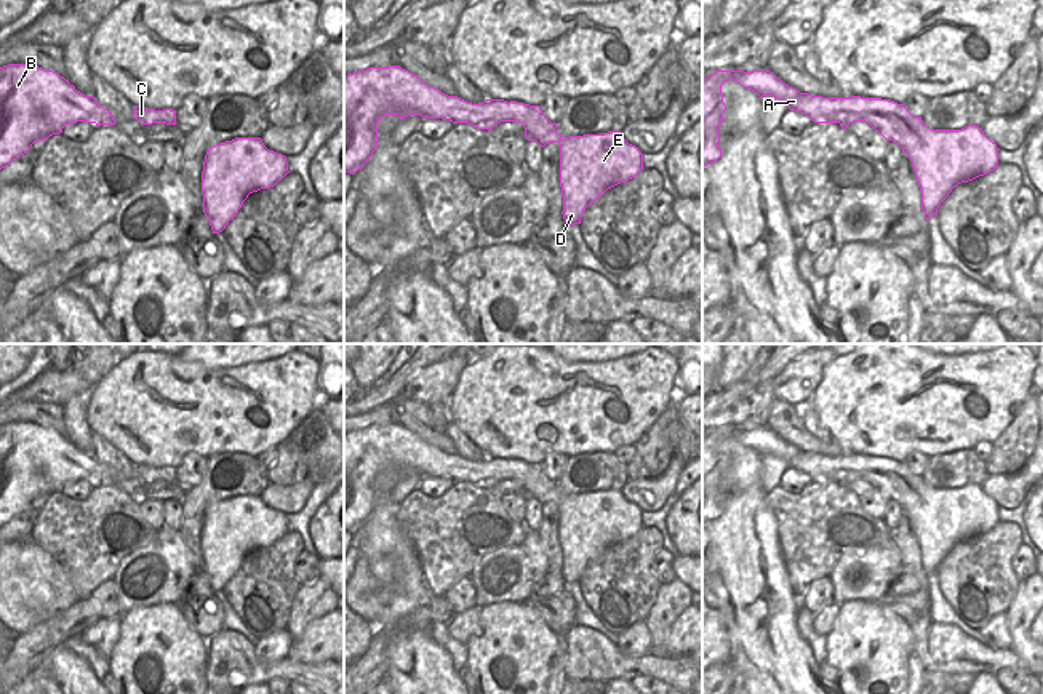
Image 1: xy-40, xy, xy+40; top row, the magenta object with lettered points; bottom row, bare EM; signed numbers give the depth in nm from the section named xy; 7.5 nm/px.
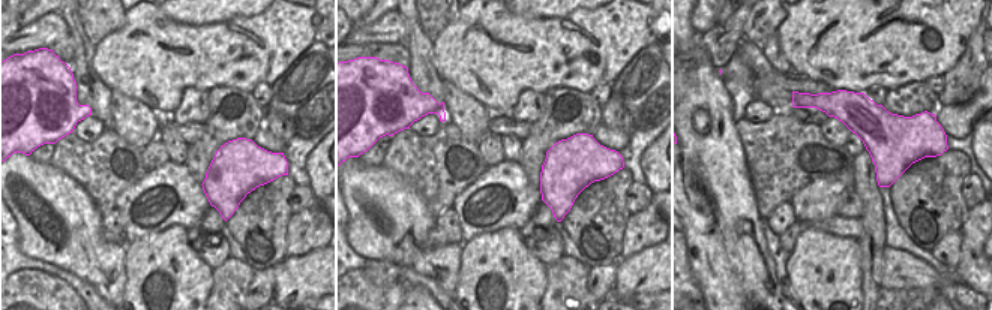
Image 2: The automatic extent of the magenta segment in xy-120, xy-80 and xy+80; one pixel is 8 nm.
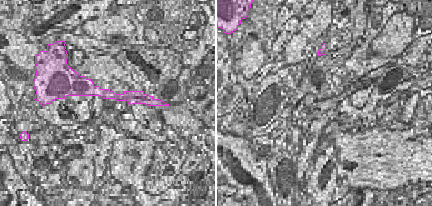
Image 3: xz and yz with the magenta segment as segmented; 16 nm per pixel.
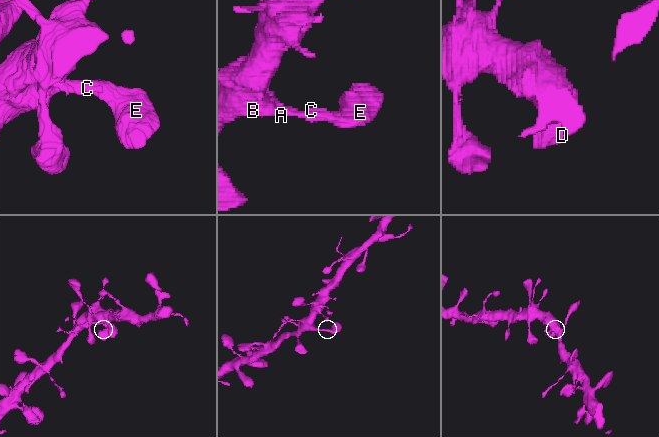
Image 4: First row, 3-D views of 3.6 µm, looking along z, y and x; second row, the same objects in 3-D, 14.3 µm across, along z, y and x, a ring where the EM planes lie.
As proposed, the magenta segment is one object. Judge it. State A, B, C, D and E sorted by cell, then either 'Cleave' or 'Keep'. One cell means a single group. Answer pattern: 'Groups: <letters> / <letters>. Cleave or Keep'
Groups: A B C D E. Keep

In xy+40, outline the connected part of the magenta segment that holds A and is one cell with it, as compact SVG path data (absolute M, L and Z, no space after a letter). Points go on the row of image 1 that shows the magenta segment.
M765 69L715 70L702 80L702 170L721 157L720 125L726 110L721 85L728 80L760 98L773 96L816 123L838 123L846 130L853 122L865 122L886 141L896 142L912 162L926 221L937 214L953 187L984 176L998 165L1000 149L976 125L931 130L921 117L913 117L904 104L891 99L811 96Z

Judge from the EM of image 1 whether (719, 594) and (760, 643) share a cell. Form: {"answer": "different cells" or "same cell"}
{"answer": "different cells"}

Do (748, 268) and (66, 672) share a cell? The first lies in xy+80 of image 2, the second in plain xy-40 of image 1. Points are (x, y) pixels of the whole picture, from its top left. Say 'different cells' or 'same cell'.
same cell

